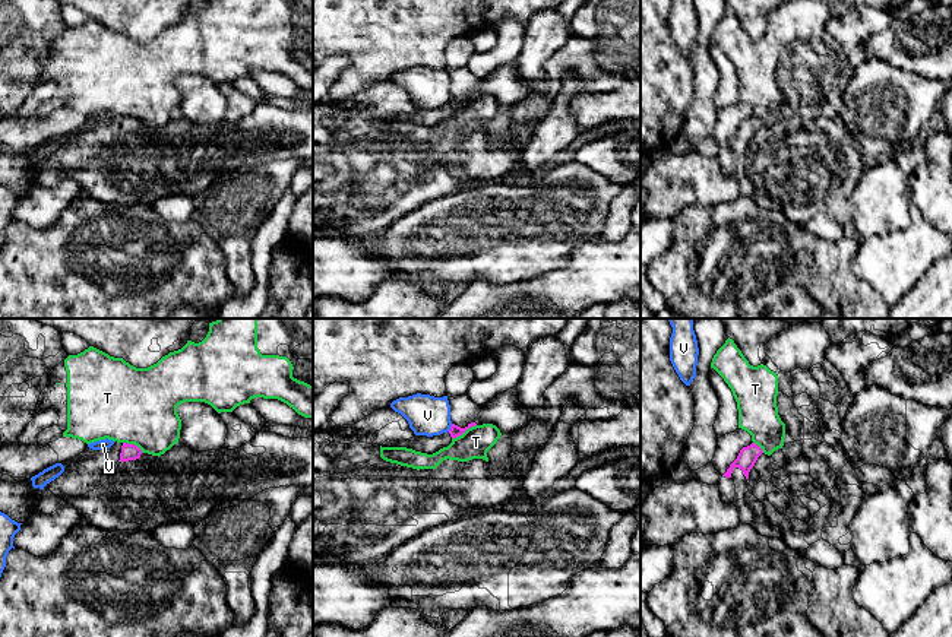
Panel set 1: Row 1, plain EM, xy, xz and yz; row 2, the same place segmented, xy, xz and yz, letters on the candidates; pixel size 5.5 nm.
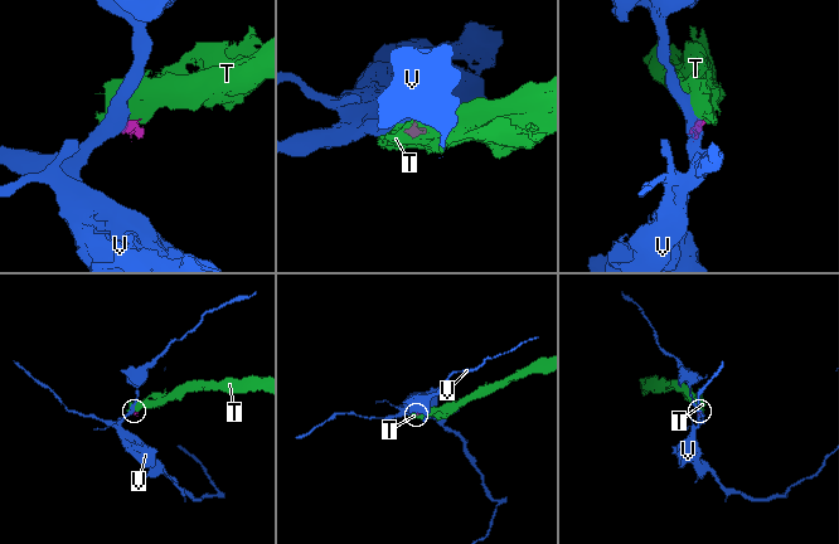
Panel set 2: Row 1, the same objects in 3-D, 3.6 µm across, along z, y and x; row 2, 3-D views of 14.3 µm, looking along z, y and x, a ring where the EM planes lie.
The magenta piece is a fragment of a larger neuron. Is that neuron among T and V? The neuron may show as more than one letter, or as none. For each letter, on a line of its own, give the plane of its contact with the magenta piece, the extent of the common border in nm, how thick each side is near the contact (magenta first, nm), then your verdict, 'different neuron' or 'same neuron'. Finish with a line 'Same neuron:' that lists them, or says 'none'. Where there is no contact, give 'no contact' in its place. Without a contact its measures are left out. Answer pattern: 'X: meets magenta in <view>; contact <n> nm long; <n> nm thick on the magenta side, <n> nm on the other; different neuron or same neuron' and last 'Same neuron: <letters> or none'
T: meets magenta in xz; contact 160 nm long; 70 nm thick on the magenta side, 170 nm on the other; different neuron
V: meets magenta in xz; contact 50 nm long; 70 nm thick on the magenta side, 220 nm on the other; different neuron
Same neuron: none

